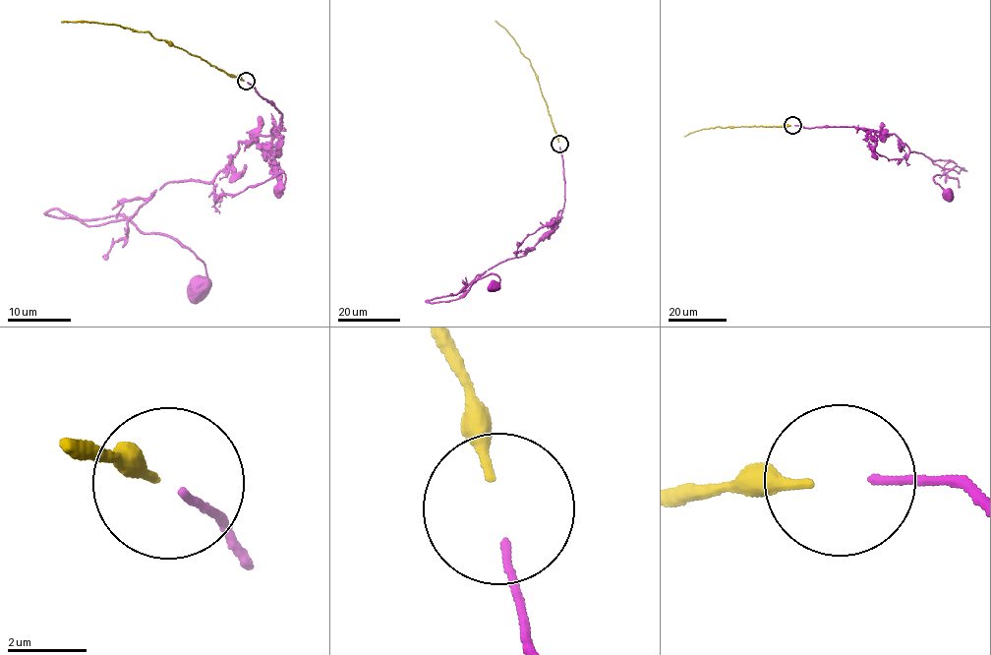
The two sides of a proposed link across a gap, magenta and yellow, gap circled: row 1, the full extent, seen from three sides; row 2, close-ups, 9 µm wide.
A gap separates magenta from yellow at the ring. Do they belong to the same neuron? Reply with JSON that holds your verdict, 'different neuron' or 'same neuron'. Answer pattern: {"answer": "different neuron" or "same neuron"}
{"answer": "same neuron"}

